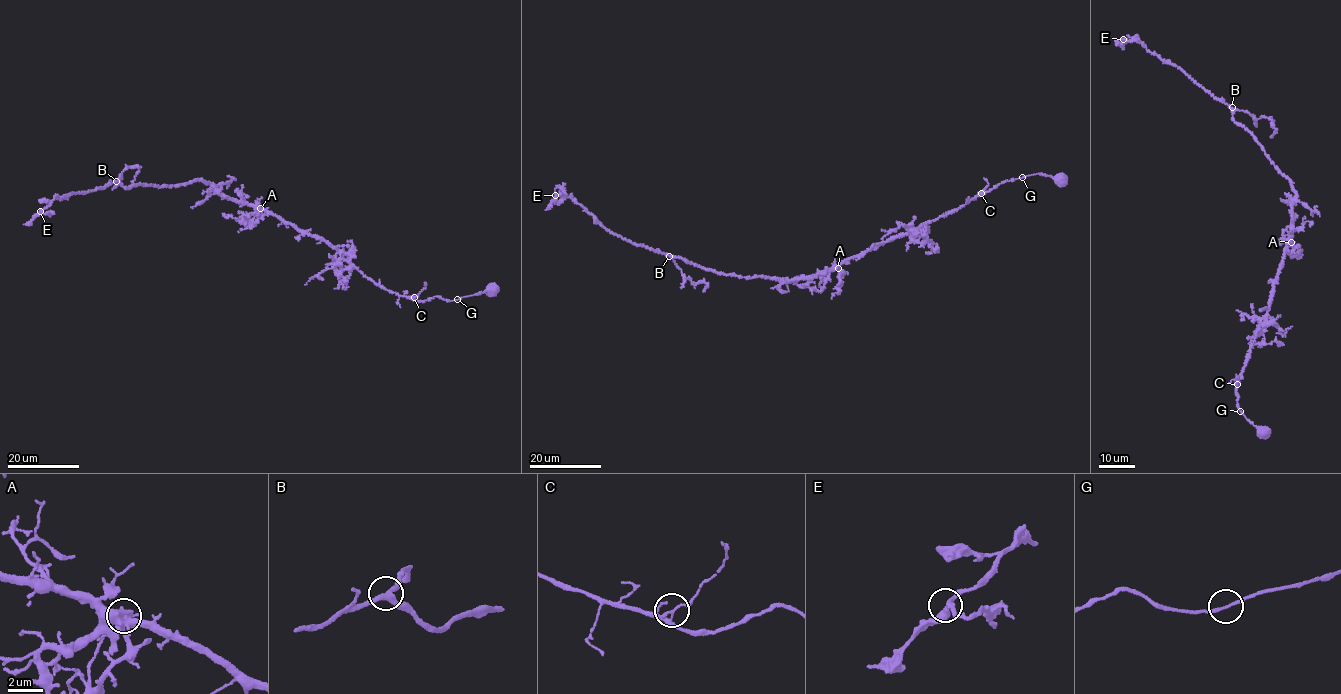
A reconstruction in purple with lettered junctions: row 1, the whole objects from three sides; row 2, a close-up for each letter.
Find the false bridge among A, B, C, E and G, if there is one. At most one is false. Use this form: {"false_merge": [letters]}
{"false_merge": []}

